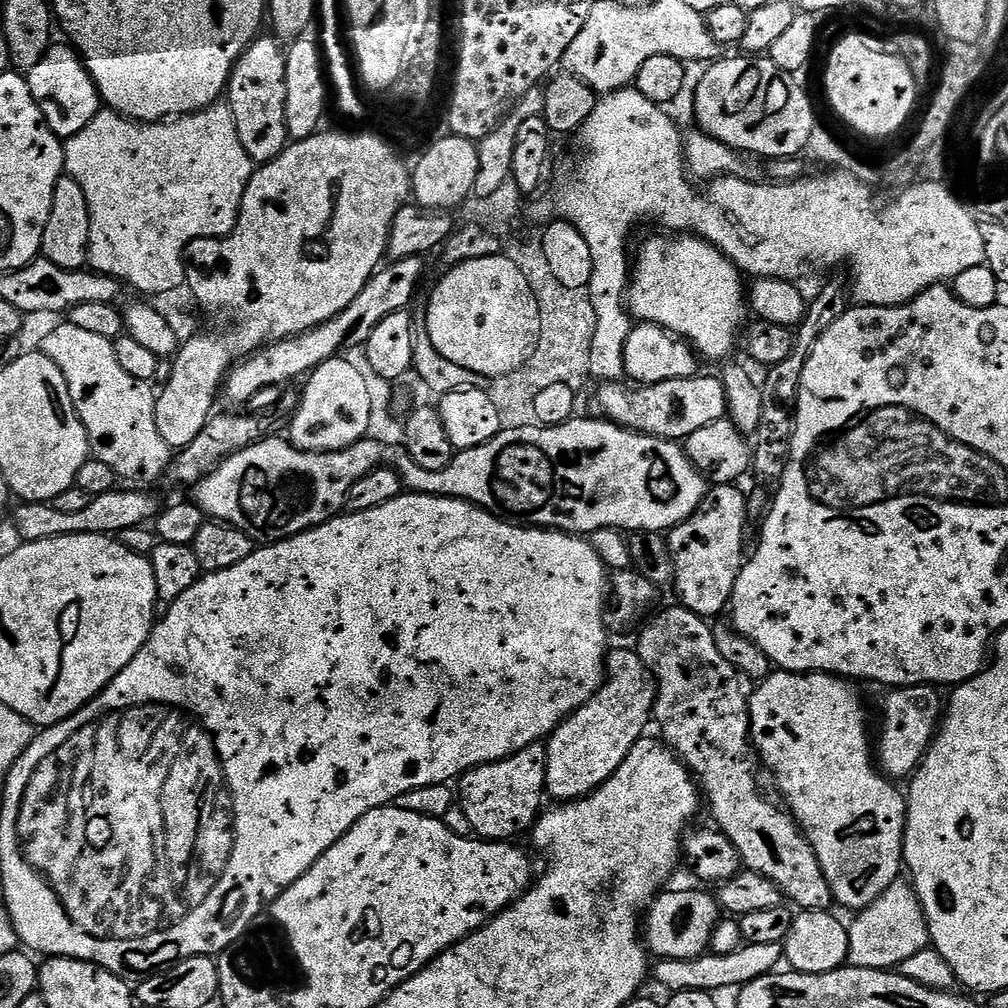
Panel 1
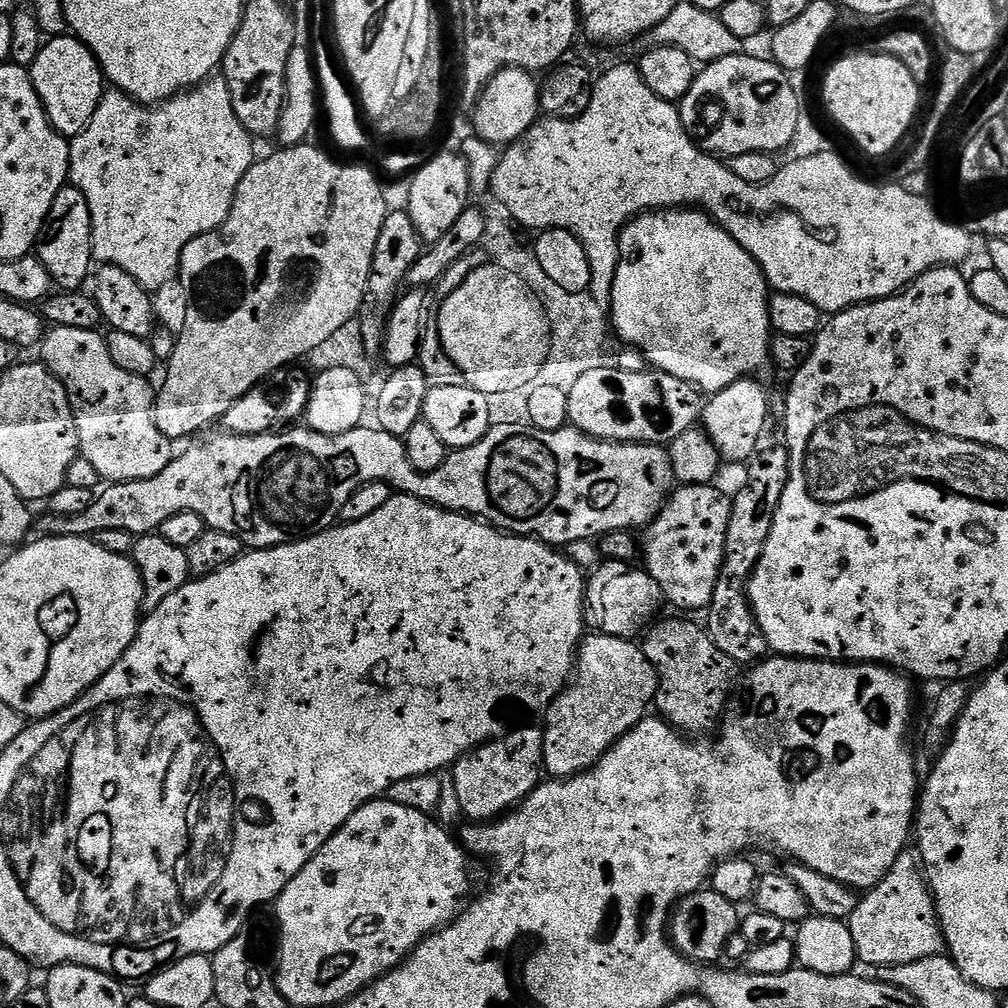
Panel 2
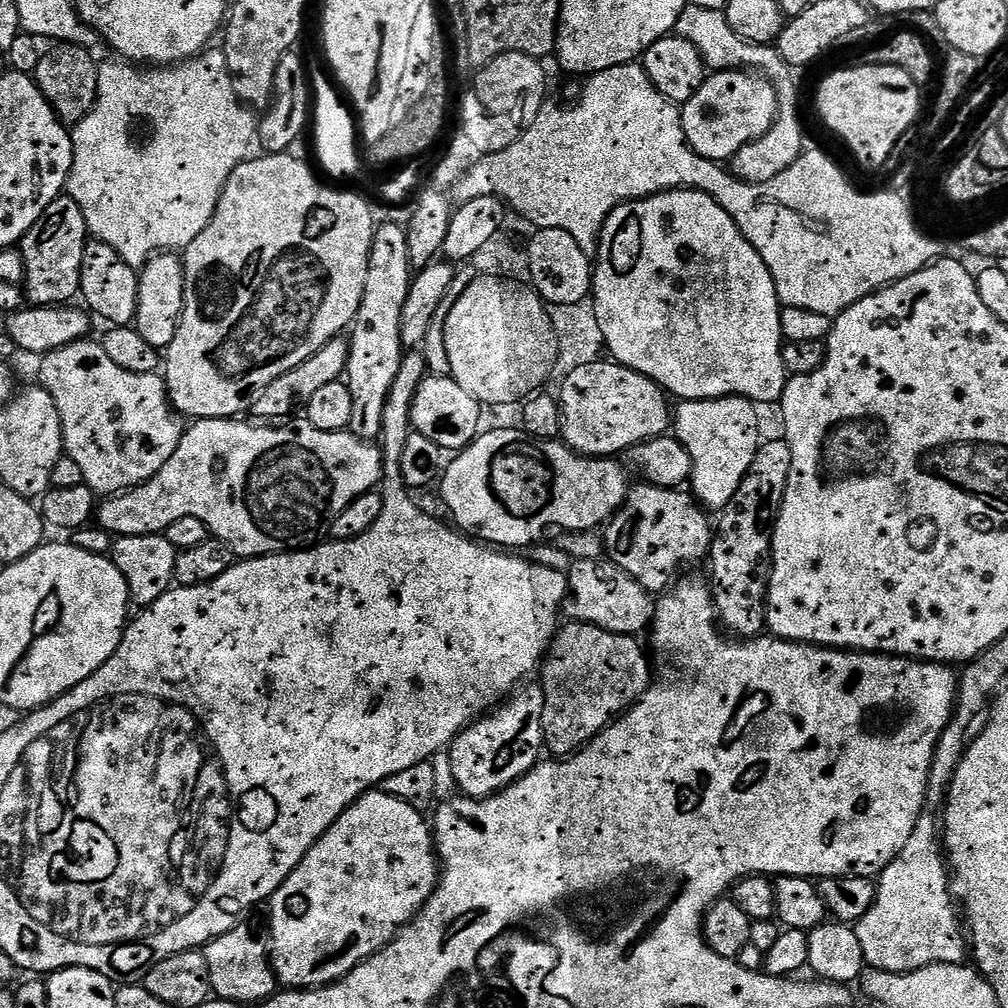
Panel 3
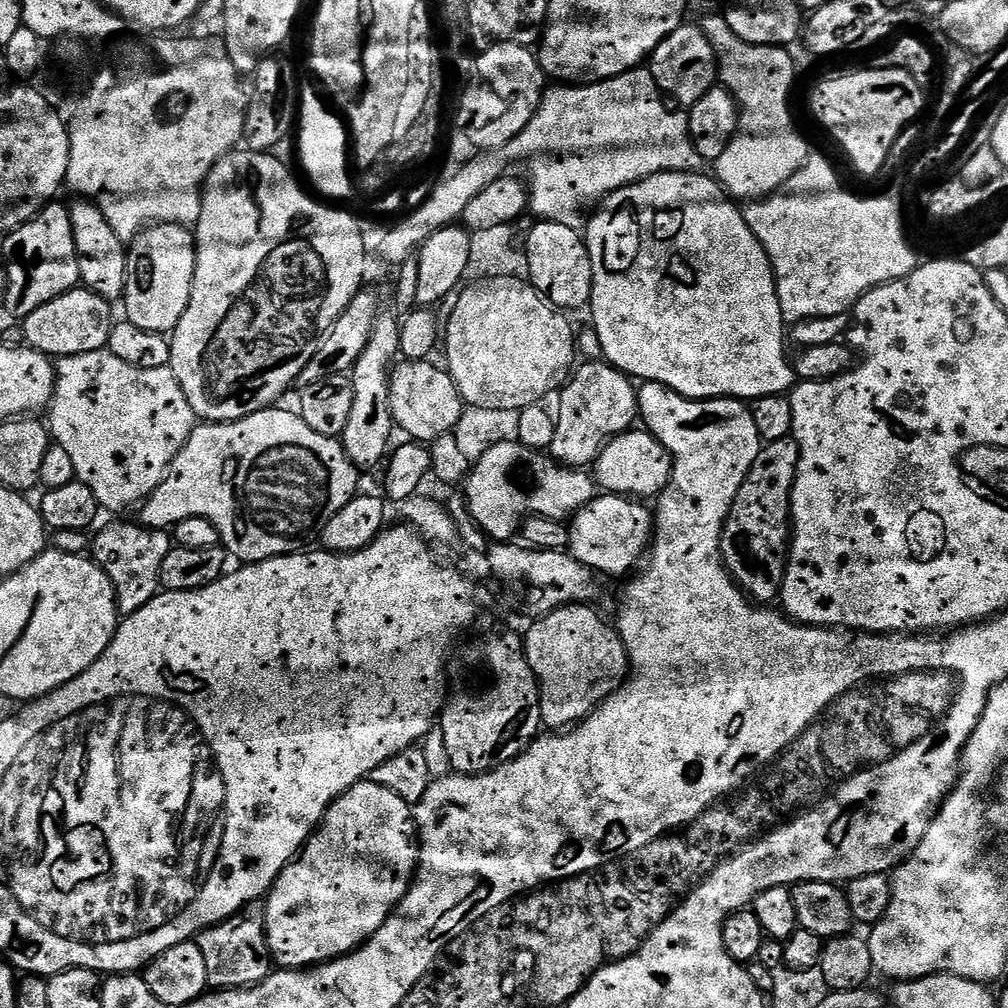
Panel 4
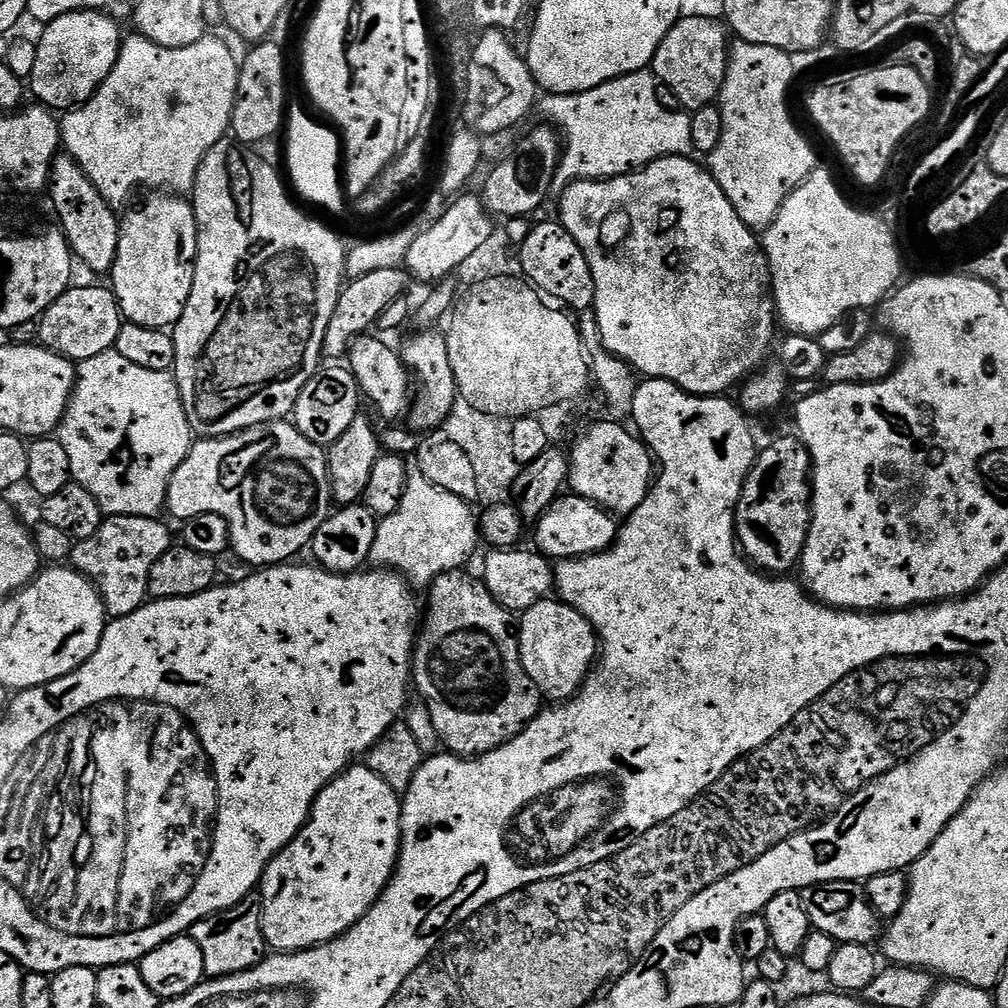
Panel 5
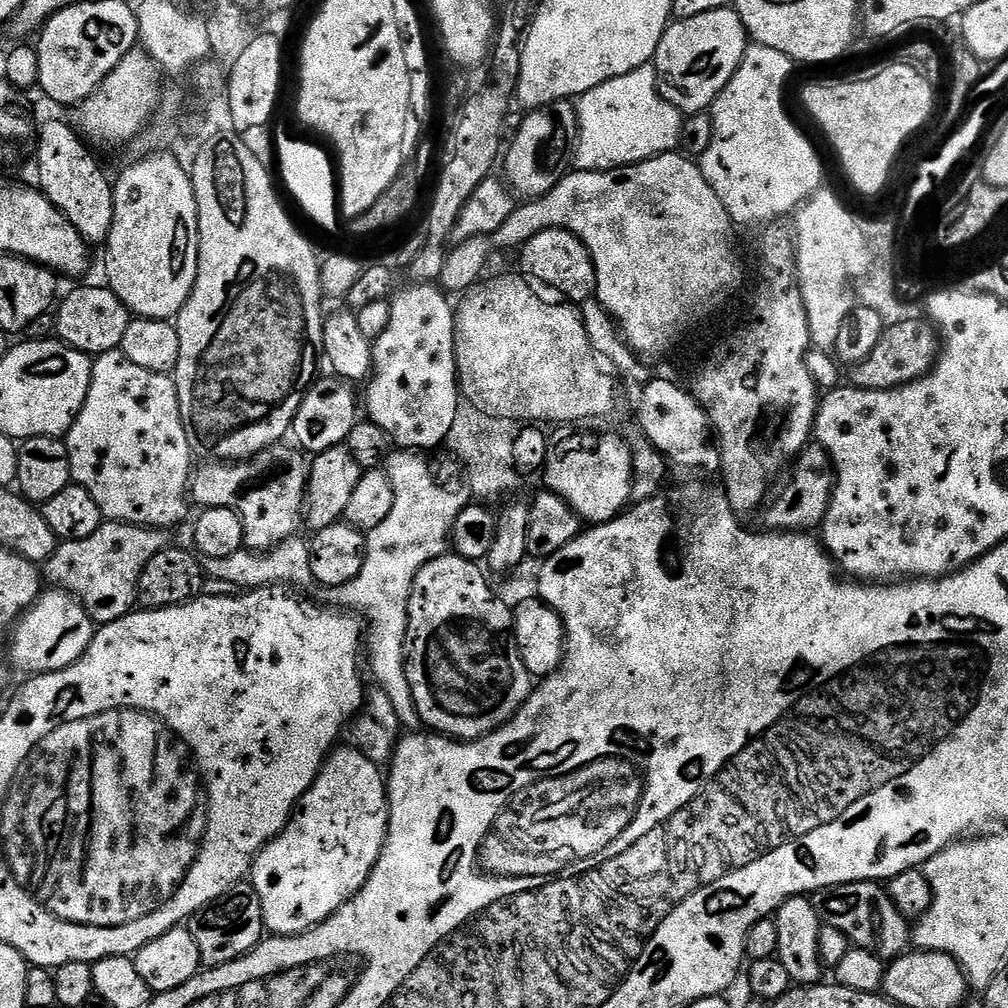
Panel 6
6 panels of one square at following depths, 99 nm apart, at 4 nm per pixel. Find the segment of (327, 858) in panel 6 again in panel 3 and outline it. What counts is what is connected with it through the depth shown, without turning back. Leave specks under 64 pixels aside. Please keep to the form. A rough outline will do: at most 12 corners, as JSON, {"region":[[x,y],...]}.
{"region":[[369,790],[270,897],[285,989],[341,980],[436,889],[419,807]]}

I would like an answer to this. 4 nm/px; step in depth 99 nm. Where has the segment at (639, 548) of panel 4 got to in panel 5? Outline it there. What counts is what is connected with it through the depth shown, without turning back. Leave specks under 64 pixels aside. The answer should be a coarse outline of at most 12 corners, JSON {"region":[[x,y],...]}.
{"region":[[561,494],[535,521],[535,551],[559,562],[607,550],[618,520]]}

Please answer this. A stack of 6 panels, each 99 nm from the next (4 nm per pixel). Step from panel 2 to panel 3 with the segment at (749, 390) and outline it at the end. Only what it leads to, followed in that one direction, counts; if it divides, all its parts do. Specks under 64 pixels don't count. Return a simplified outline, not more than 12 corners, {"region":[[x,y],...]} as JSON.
{"region":[[685,400],[691,495],[723,509],[762,443],[757,405]]}

